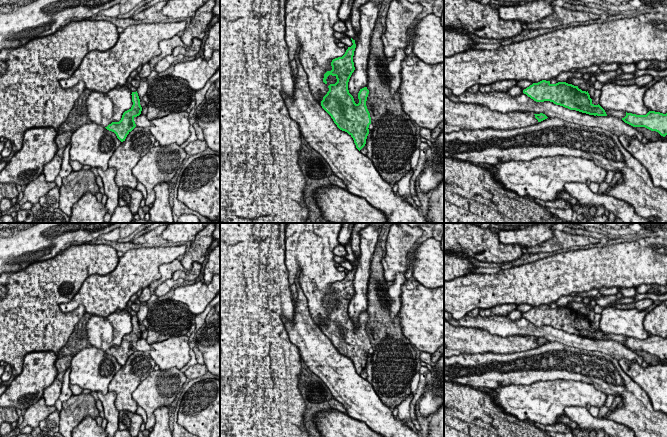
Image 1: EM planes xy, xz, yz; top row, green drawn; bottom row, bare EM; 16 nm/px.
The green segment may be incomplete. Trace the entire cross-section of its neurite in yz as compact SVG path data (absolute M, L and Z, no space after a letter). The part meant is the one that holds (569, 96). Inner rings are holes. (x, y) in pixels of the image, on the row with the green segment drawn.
M542 80L524 89L523 93L536 102L550 101L589 115L607 116L599 104L592 103L588 91L582 91L578 86L566 82L551 84L550 81Z

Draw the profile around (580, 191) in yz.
M569 182L565 184L565 192L574 197L579 204L586 204L598 209L601 205L605 210L612 212L623 223L651 223L656 222L654 217L644 218L635 213L635 209L629 203L613 196L594 193L585 183Z

